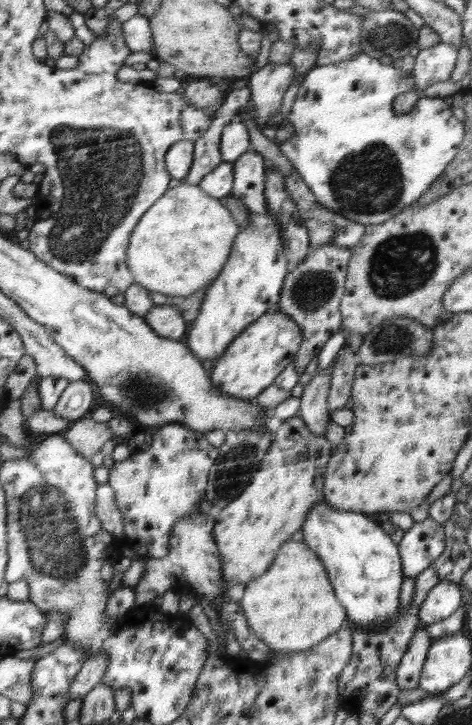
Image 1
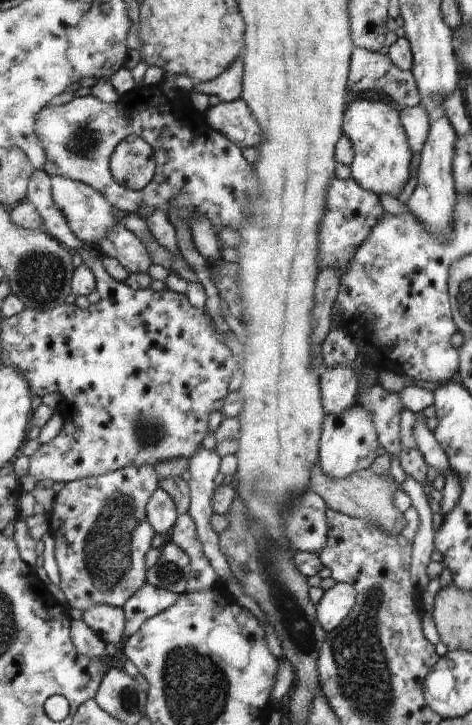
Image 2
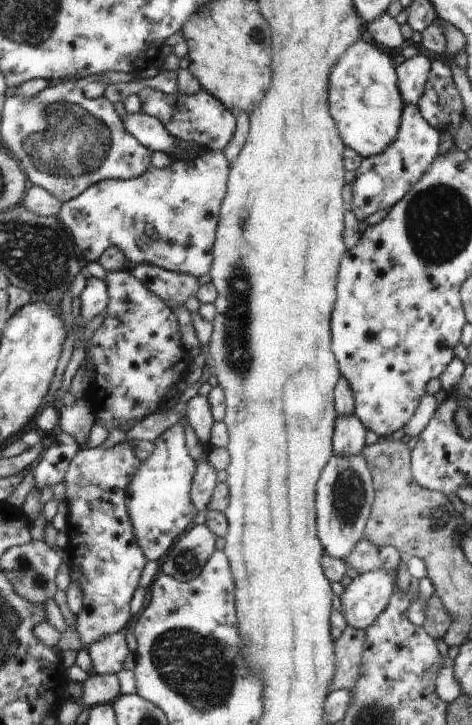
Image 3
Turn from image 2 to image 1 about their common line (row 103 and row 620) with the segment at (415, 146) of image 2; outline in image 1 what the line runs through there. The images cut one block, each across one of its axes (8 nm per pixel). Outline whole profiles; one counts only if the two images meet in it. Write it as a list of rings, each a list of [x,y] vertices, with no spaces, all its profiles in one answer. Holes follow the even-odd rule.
[[[418,620],[416,634],[406,650],[406,654],[399,662],[396,669],[396,682],[401,690],[414,690],[419,687],[422,680],[423,664],[427,660],[427,655],[431,650],[433,639],[428,633],[427,625]]]

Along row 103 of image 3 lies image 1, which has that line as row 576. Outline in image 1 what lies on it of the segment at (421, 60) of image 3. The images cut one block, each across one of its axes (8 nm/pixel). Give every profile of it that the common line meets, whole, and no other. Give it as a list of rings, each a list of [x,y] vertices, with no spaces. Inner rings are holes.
[[[428,517],[414,522],[399,543],[406,578],[416,578],[445,549],[444,526]]]

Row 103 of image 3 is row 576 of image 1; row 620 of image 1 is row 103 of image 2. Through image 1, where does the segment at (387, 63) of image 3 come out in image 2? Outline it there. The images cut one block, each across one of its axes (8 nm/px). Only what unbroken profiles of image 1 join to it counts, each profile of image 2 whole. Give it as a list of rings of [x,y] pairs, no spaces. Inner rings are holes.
[[[368,95],[354,96],[350,100],[347,112],[344,113],[344,134],[352,141],[354,154],[351,162],[351,178],[354,179],[364,190],[372,190],[373,193],[389,194],[390,196],[398,196],[406,184],[406,180],[410,178],[410,152],[409,140],[403,124],[400,124],[400,116],[398,109],[394,110],[390,104],[382,99],[368,100]]]

